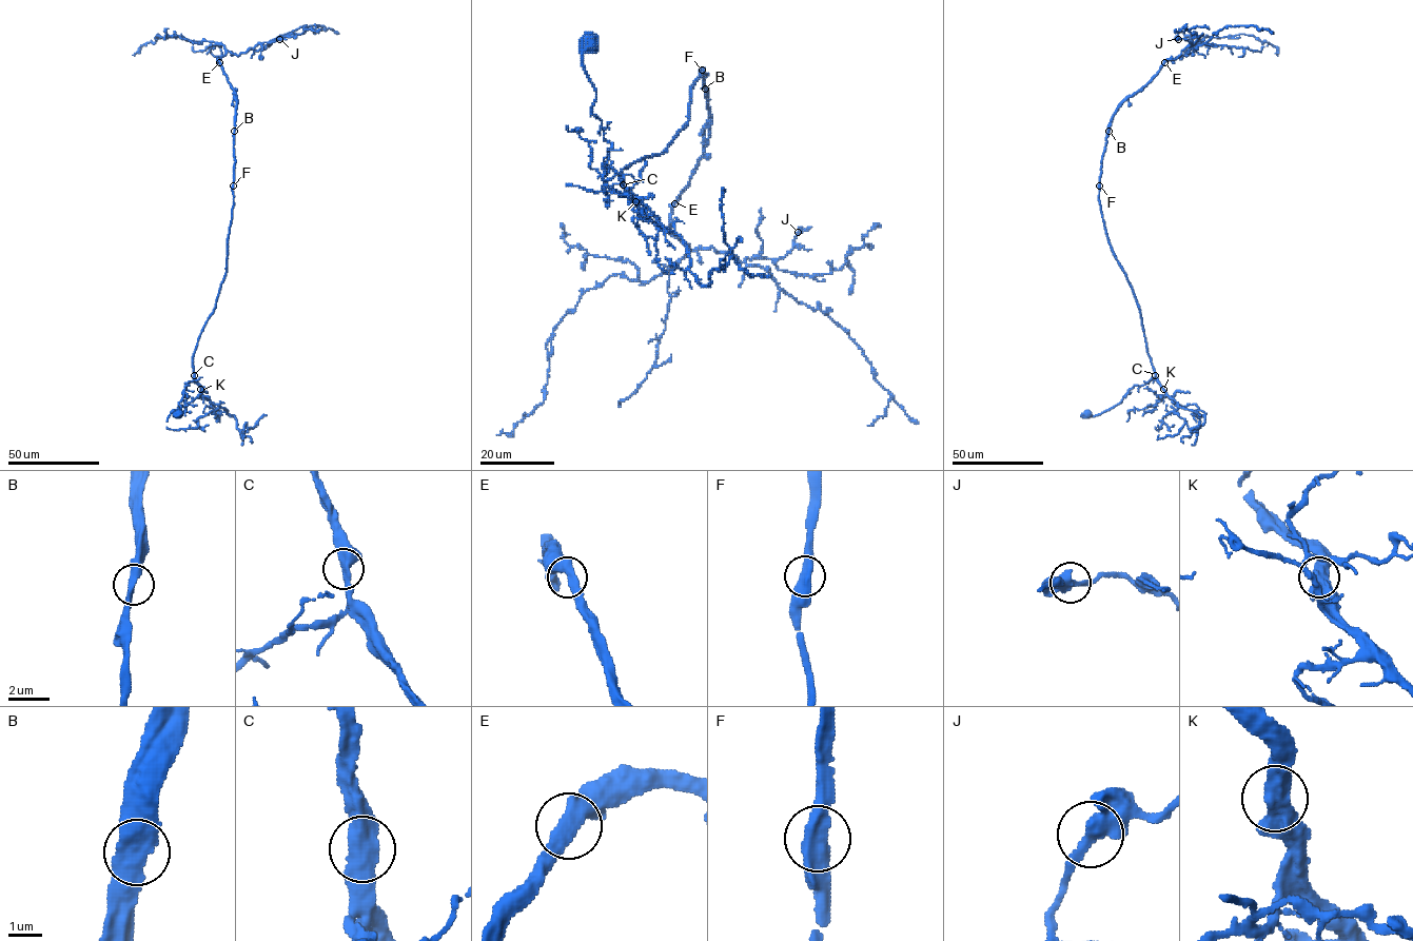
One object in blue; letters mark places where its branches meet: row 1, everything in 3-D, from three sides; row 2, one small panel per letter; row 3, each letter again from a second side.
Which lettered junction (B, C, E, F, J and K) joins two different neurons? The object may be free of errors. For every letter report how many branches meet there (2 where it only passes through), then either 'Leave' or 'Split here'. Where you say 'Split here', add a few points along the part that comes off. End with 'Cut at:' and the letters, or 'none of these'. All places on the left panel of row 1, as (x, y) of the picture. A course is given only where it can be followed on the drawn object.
B: Branches: 2. Split here. Course of the part to remove: (234, 131), (233, 93)
C: Branches: 2. Leave
E: Branches: 2. Leave
F: Branches: 2. Leave
J: Branches: 2. Leave
K: Branches: 2. Leave
Cut at: B

